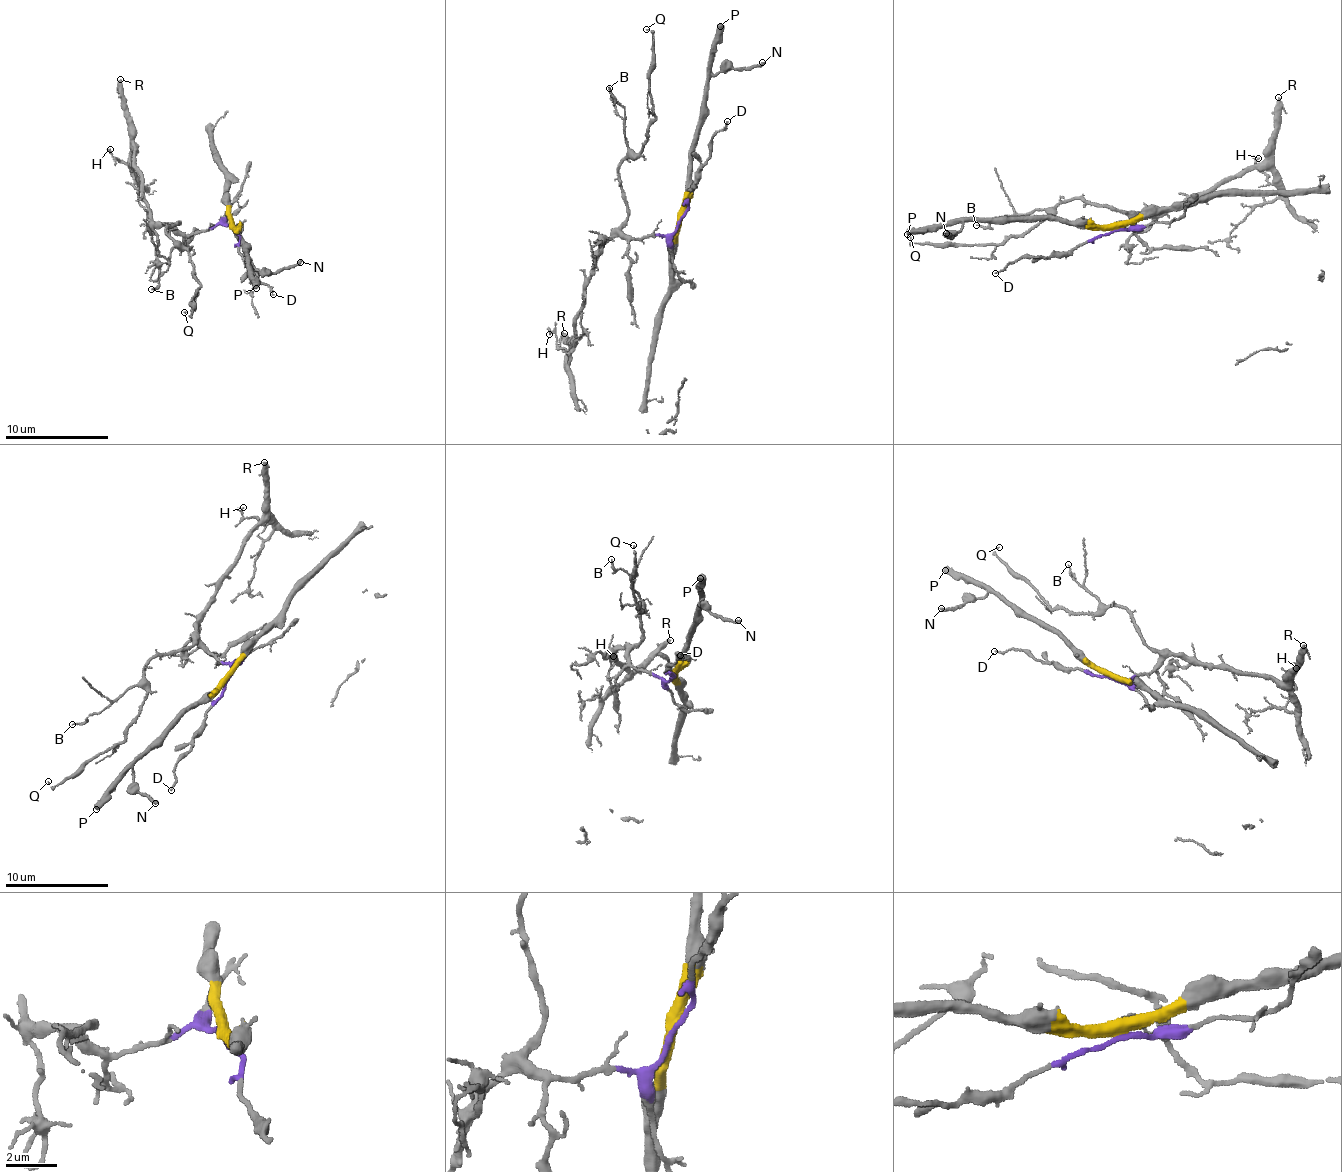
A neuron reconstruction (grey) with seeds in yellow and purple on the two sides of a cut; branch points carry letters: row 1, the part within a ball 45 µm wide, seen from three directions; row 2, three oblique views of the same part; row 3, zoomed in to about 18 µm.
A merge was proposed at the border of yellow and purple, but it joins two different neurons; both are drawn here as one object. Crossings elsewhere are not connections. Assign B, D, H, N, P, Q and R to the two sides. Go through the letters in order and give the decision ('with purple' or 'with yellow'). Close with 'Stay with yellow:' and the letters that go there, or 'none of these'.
B: with purple
D: with purple
H: with purple
N: with yellow
P: with yellow
Q: with purple
R: with purple
Stay with yellow: N, P

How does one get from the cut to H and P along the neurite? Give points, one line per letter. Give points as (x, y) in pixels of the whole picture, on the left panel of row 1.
H: (232, 227), (176, 233), (155, 223), (145, 201), (135, 149), (133, 161), (125, 163), (109, 148)
P: (232, 227), (256, 288)

